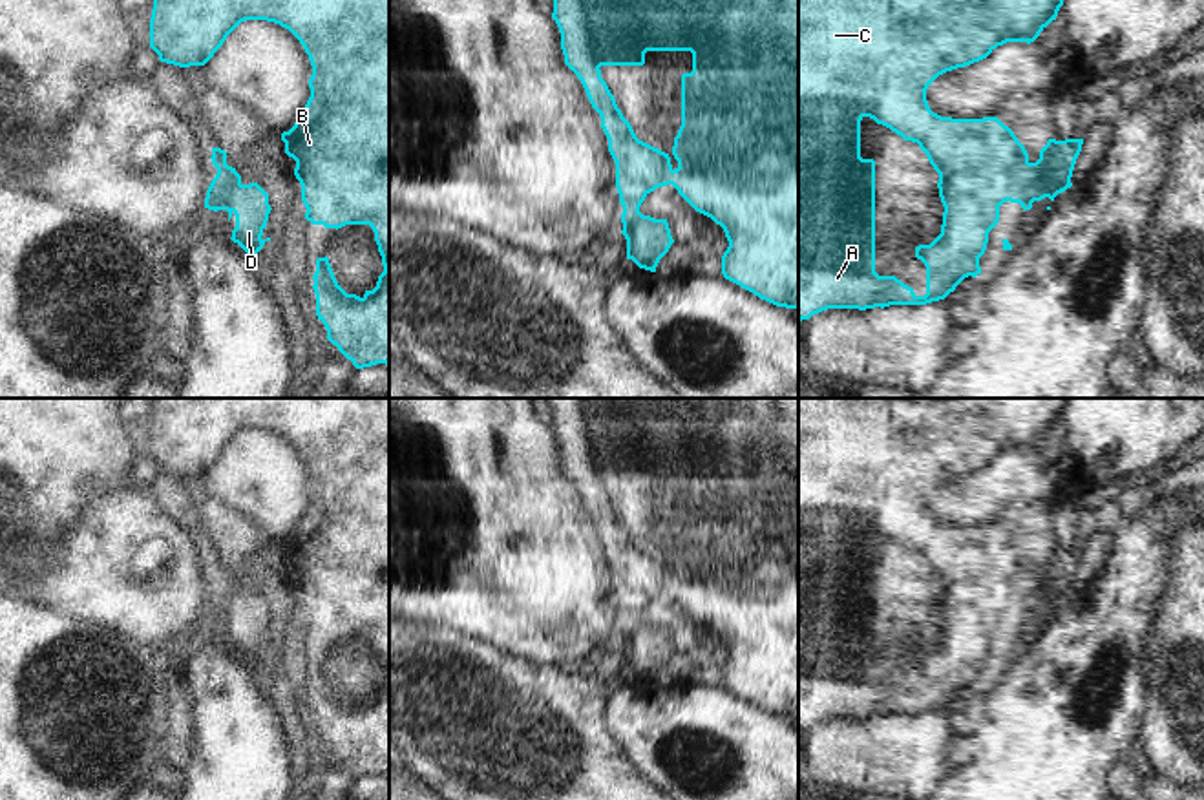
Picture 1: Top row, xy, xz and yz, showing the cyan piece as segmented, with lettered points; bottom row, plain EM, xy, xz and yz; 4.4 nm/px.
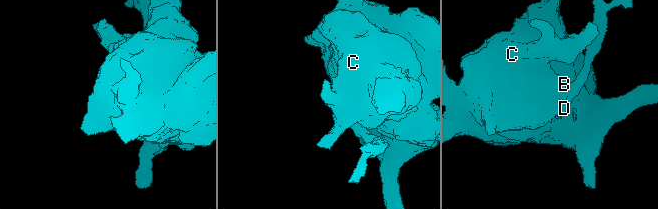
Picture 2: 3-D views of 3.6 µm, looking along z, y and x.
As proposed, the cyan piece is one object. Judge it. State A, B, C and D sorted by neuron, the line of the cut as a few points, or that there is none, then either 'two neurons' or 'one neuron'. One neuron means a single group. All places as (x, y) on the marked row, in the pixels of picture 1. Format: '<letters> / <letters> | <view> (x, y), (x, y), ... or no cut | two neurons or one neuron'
A B C / D | xy (220, 167), (227, 181), (236, 181), (243, 189), (242, 210) | two neurons

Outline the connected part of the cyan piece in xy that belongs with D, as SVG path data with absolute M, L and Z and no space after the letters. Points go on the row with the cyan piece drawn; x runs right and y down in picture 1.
M232 166L219 168L221 177L227 183L238 183L243 190L243 210L228 212L228 221L236 217L236 228L232 230L232 241L238 243L247 254L258 254L270 237L263 239L263 228L267 226L270 205L265 190L258 183L243 184L241 175Z

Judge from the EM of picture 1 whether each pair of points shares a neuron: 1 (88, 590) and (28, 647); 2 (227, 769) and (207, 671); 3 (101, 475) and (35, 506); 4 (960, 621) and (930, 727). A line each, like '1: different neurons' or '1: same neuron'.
1: different neurons
2: same neuron
3: same neuron
4: different neurons

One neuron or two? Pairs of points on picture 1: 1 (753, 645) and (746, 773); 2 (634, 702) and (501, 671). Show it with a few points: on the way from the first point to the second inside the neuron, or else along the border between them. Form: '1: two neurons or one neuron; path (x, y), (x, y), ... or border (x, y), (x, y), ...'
1: two neurons; border (726, 687), (779, 716)
2: two neurons; border (607, 694), (609, 727), (618, 738)

